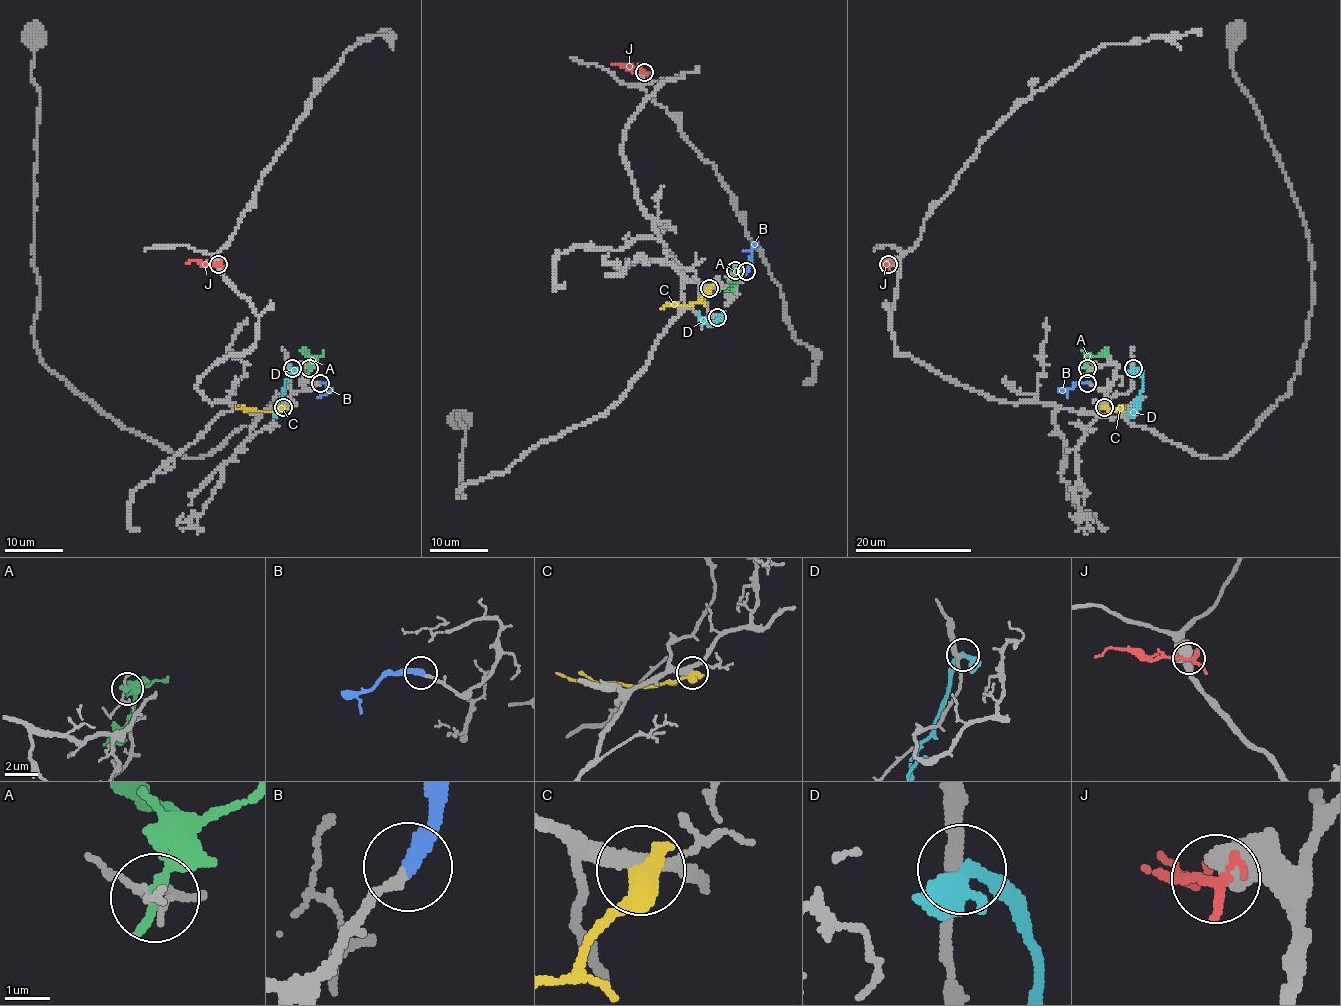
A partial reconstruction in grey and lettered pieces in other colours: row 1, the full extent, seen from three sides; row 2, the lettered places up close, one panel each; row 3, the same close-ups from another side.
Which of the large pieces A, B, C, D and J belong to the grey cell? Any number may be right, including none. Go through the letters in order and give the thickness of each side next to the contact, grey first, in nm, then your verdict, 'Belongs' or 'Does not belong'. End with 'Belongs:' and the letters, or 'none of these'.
A: Thickness 110 nm (grey) against 280 nm. Does not belong
B: Thickness 200 nm (grey) against 400 nm. Belongs
C: Thickness 280 nm (grey) against 500 nm. Does not belong
D: Thickness 260 nm (grey) against 240 nm. Does not belong
J: Thickness 800 nm (grey) against 200 nm. Does not belong
Belongs: B

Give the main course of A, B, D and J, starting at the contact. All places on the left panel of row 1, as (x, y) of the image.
A: (309, 368), (312, 357), (300, 349)
B: (321, 383), (325, 384), (325, 392), (318, 397)
D: (291, 368), (272, 416)
J: (218, 263), (191, 260), (185, 263)

